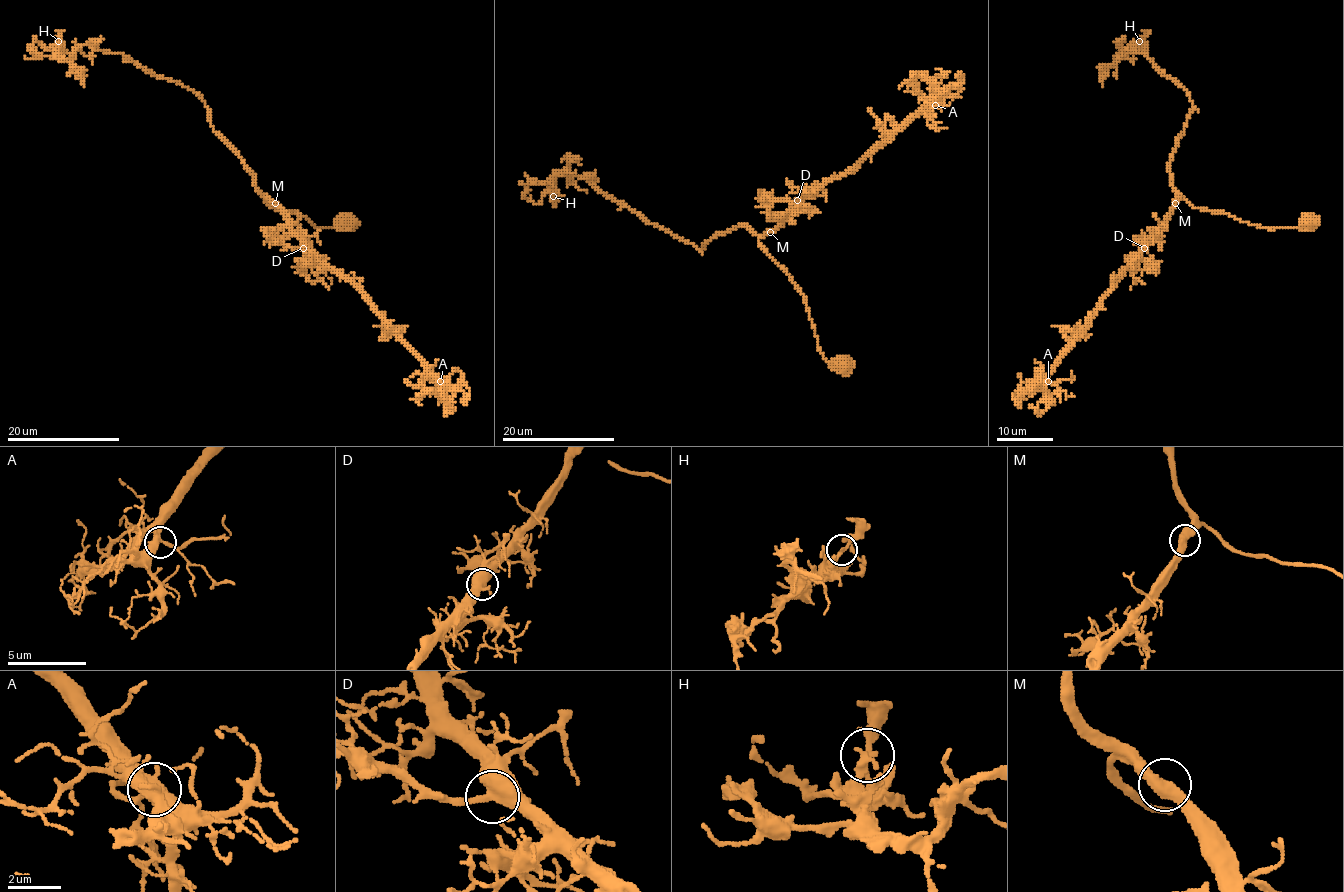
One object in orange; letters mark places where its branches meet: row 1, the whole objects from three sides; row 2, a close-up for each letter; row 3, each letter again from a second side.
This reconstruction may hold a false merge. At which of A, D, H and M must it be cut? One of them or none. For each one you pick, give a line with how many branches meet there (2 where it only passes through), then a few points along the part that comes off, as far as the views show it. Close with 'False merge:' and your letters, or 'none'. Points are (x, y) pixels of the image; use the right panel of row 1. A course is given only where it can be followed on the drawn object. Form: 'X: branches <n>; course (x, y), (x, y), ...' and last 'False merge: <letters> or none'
False merge: none

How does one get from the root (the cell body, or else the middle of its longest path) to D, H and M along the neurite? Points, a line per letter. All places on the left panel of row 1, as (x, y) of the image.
D: (345, 223), (332, 228), (318, 228), (301, 214), (277, 210), (265, 199), (280, 210), (303, 248)
H: (345, 223), (318, 228), (298, 213), (272, 207), (194, 92), (90, 45), (65, 59), (58, 41)
M: (345, 223), (332, 228), (318, 228), (301, 214), (277, 210), (265, 199), (276, 203)

